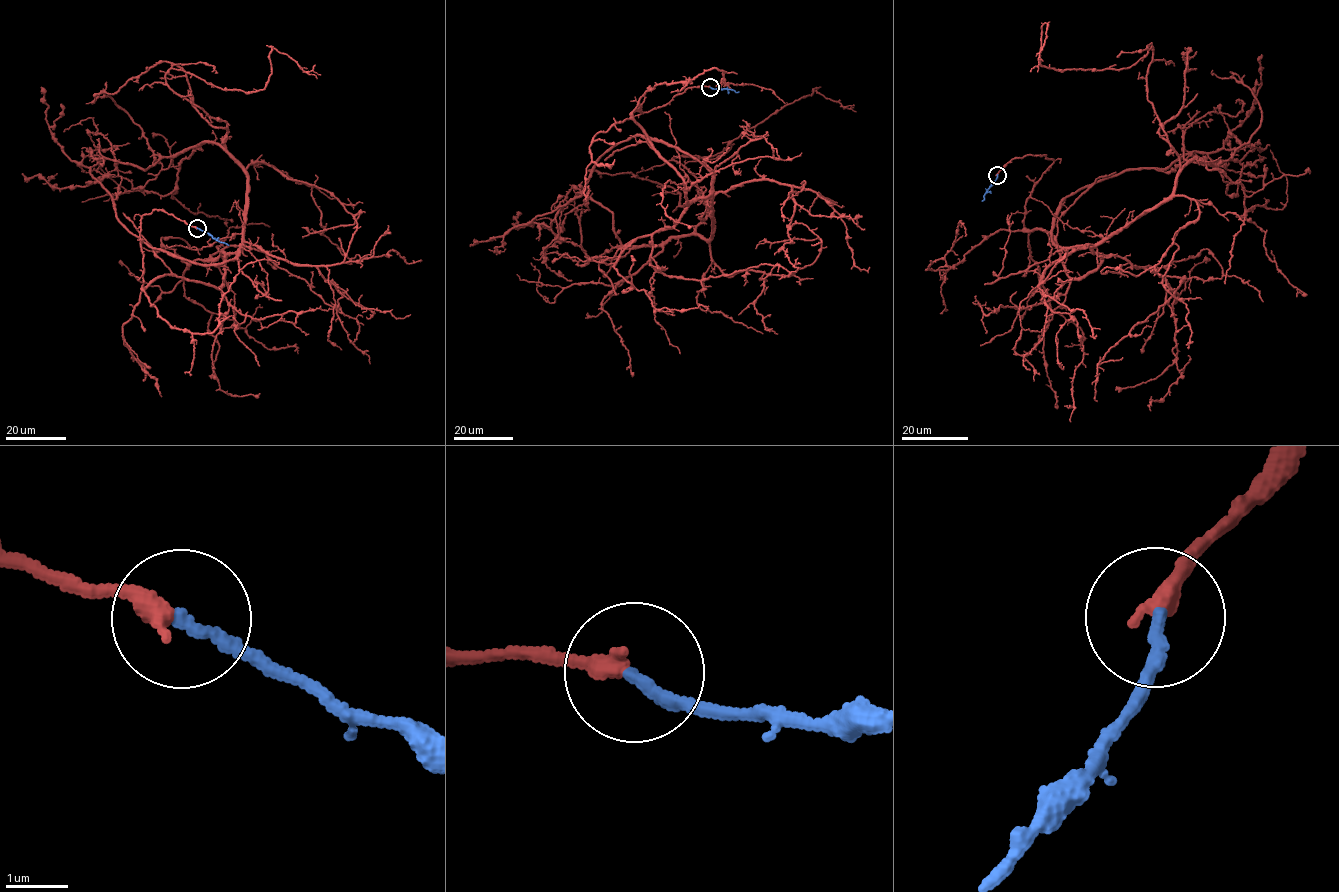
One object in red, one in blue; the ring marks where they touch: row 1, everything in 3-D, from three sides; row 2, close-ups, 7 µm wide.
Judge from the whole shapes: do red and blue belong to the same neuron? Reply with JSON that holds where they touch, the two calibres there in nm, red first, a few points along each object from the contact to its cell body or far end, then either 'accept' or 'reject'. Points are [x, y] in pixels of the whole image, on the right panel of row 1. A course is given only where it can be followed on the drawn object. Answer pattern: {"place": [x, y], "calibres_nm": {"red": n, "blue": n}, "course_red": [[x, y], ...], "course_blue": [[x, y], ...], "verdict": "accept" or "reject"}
{"place": [997, 175], "calibres_nm": {"red": 320, "blue": 200}, "course_red": [[997, 174], [1052, 158], [1024, 225], [1082, 279], [1172, 192], [1151, 46], [1062, 71], [1044, 23], [1038, 72]], "course_blue": [[997, 174], [982, 201]], "verdict": "accept"}

